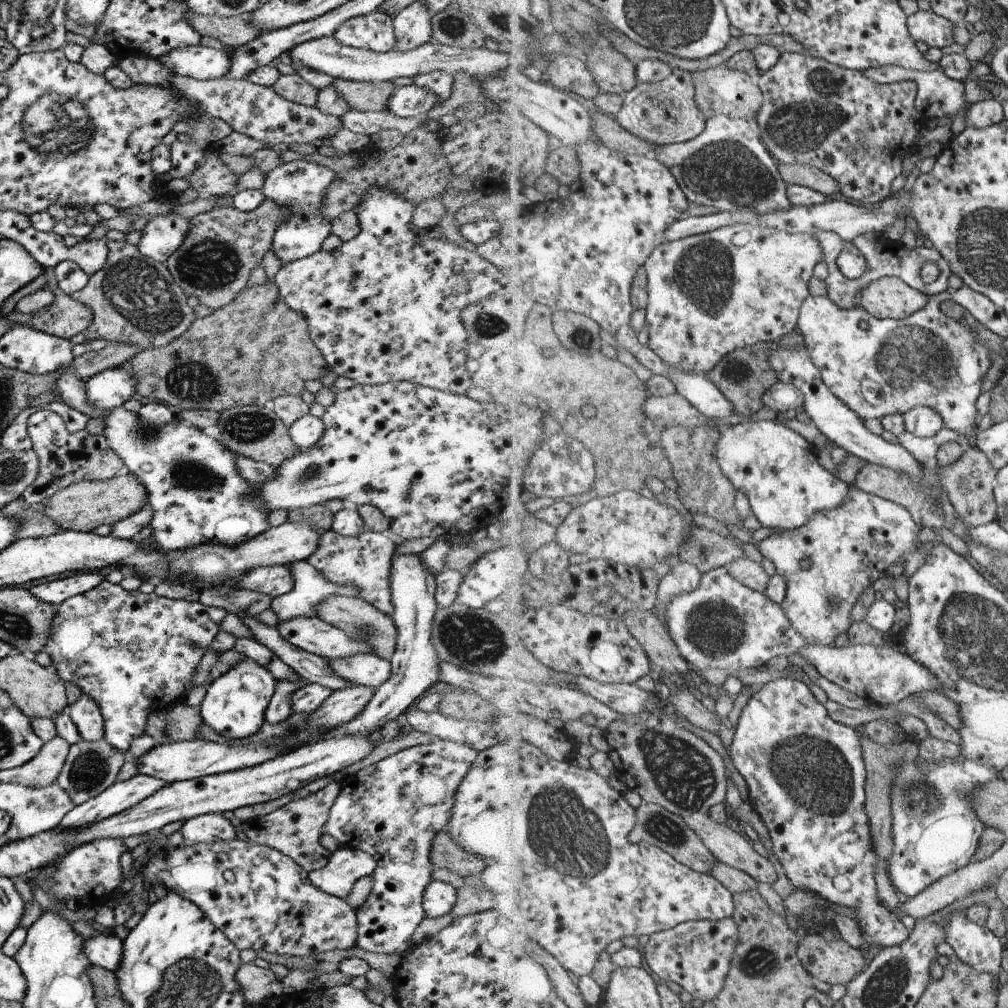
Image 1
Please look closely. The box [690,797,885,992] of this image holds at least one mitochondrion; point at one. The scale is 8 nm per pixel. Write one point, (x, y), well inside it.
(759, 961)

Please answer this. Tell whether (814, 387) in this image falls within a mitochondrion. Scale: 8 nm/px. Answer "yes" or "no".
no

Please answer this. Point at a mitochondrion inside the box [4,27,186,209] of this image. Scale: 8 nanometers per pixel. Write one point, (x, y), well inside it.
(58, 128)

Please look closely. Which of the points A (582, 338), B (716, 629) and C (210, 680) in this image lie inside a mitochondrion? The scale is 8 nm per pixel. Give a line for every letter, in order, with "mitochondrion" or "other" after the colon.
A: mitochondrion
B: mitochondrion
C: other

